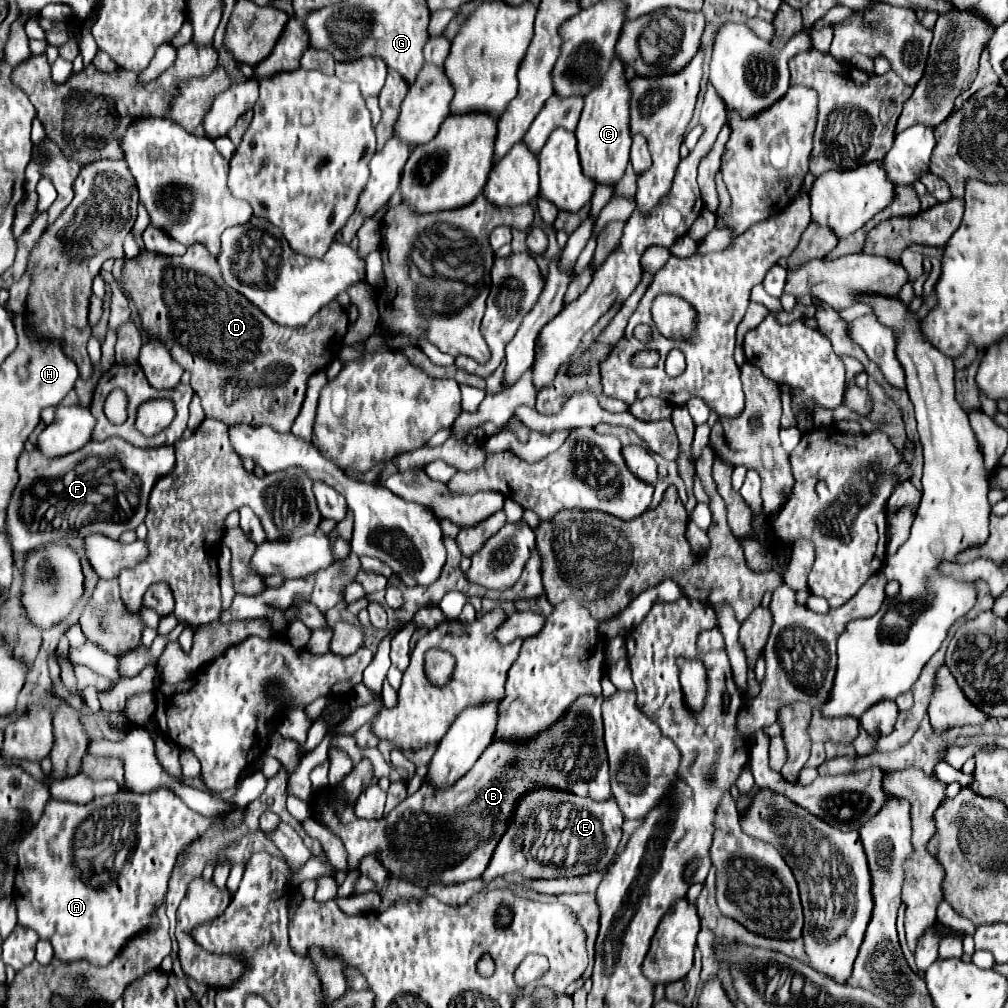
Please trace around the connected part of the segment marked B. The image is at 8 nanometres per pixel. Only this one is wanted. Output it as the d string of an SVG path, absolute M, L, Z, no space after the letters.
M583 695L571 703L565 715L539 737L529 741L523 739L521 743L509 743L509 739L491 743L473 769L451 787L433 787L431 783L423 783L417 793L409 795L395 811L389 813L389 817L381 821L363 821L353 815L355 797L374 778L372 765L367 759L363 759L343 779L349 805L325 791L317 795L313 811L317 811L317 821L333 831L345 845L375 845L375 851L367 855L379 853L387 871L399 879L415 885L437 883L437 879L441 883L477 879L487 869L501 835L507 831L517 799L521 799L527 791L533 791L533 787L569 791L593 801L609 799L611 787L603 745L601 703L601 695Z

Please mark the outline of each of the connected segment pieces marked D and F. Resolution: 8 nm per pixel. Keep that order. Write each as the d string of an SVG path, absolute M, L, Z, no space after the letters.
M189 247L183 257L157 257L145 251L143 255L125 261L123 275L123 289L137 305L143 329L149 333L149 337L161 339L173 359L191 373L191 387L199 395L205 415L221 419L227 425L269 425L275 431L289 433L305 399L307 379L315 371L313 361L317 361L317 369L333 361L337 357L335 353L339 353L341 349L349 325L345 309L337 301L333 301L325 305L301 329L309 331L309 339L319 339L323 347L309 345L309 349L305 349L301 347L301 343L295 343L293 339L289 341L287 335L291 331L277 329L277 323L265 317L265 313L261 313L249 299L245 299L241 293L237 293L225 283L217 259L213 259L209 251L205 251L205 247Z
M121 437L91 441L75 453L53 459L41 451L23 451L19 459L21 479L7 511L13 551L25 555L45 543L69 539L69 535L101 533L119 539L123 531L133 531L143 523L149 491L161 475L173 469L173 463L173 447L141 449Z

